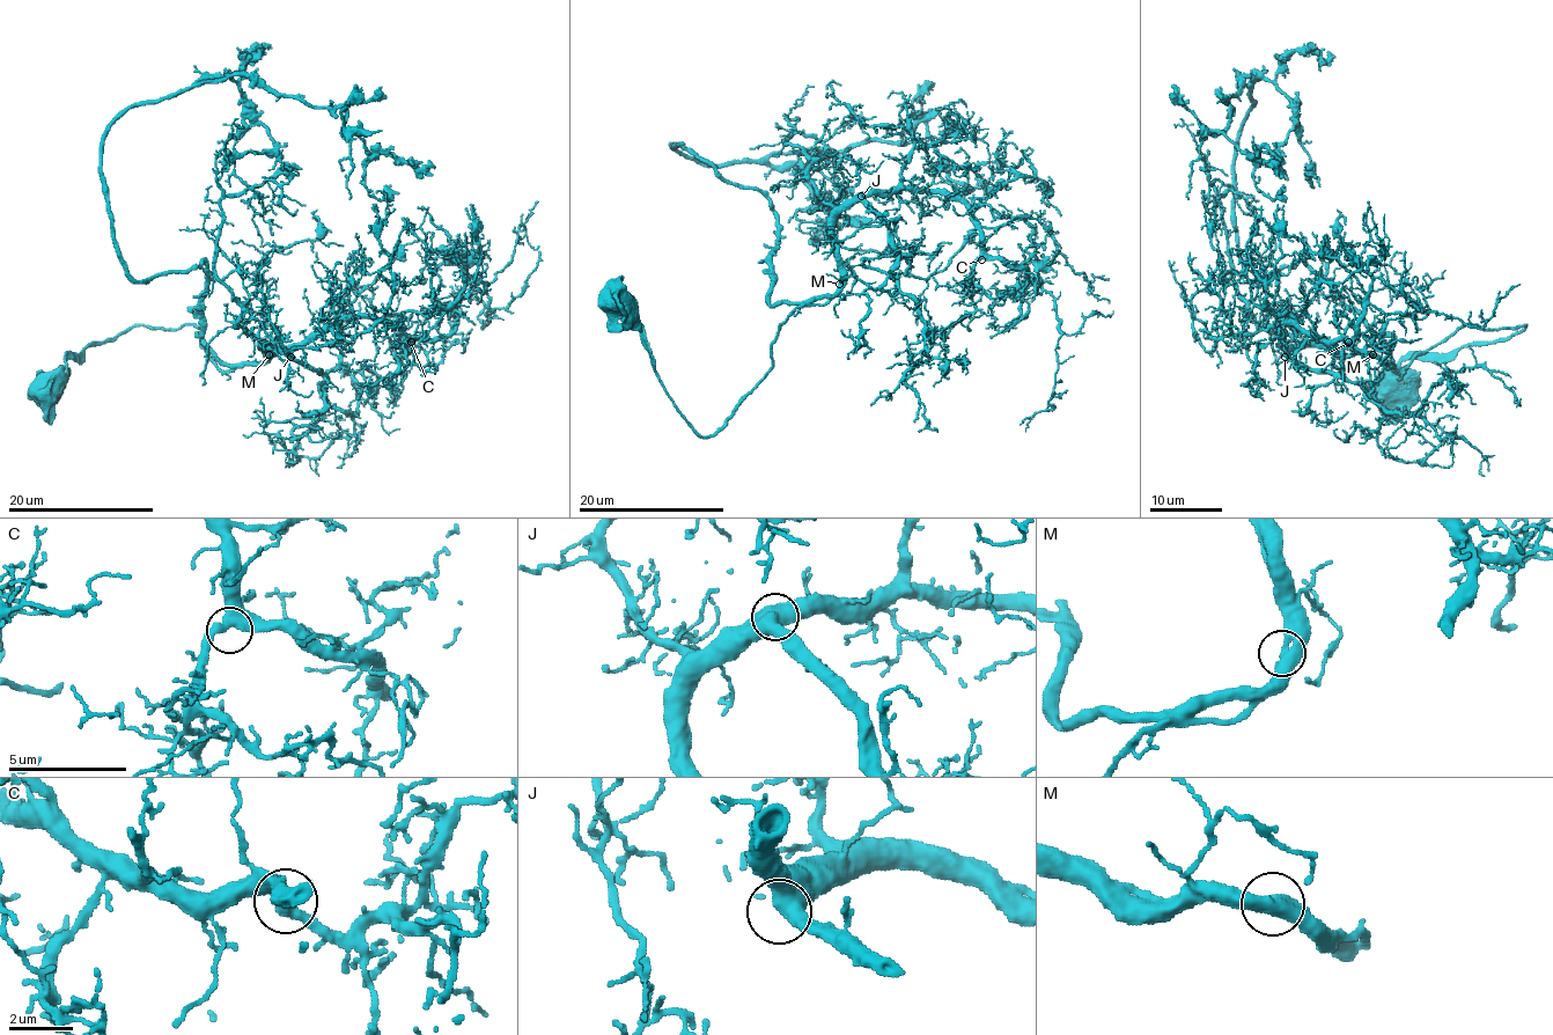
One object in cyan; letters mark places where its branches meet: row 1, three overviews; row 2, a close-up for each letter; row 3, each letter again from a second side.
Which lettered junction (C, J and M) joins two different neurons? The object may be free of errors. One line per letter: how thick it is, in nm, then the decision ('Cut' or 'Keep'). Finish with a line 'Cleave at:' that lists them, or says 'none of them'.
C: Thickness 440 nm. Keep
J: Thickness 600 nm. Keep
M: Thickness 550 nm. Keep
Cleave at: none of them

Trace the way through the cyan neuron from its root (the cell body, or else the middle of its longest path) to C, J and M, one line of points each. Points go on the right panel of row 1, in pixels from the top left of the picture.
C: (1384, 391), (1406, 358), (1524, 325), (1461, 325), (1397, 371), (1374, 354), (1285, 345), (1279, 320), (1348, 342)
J: (1384, 391), (1379, 382), (1406, 358), (1495, 344), (1524, 325), (1461, 325), (1401, 371), (1319, 345), (1285, 357)
M: (1384, 391), (1379, 382), (1406, 358), (1495, 344), (1524, 325), (1461, 325), (1401, 371), (1371, 354)

